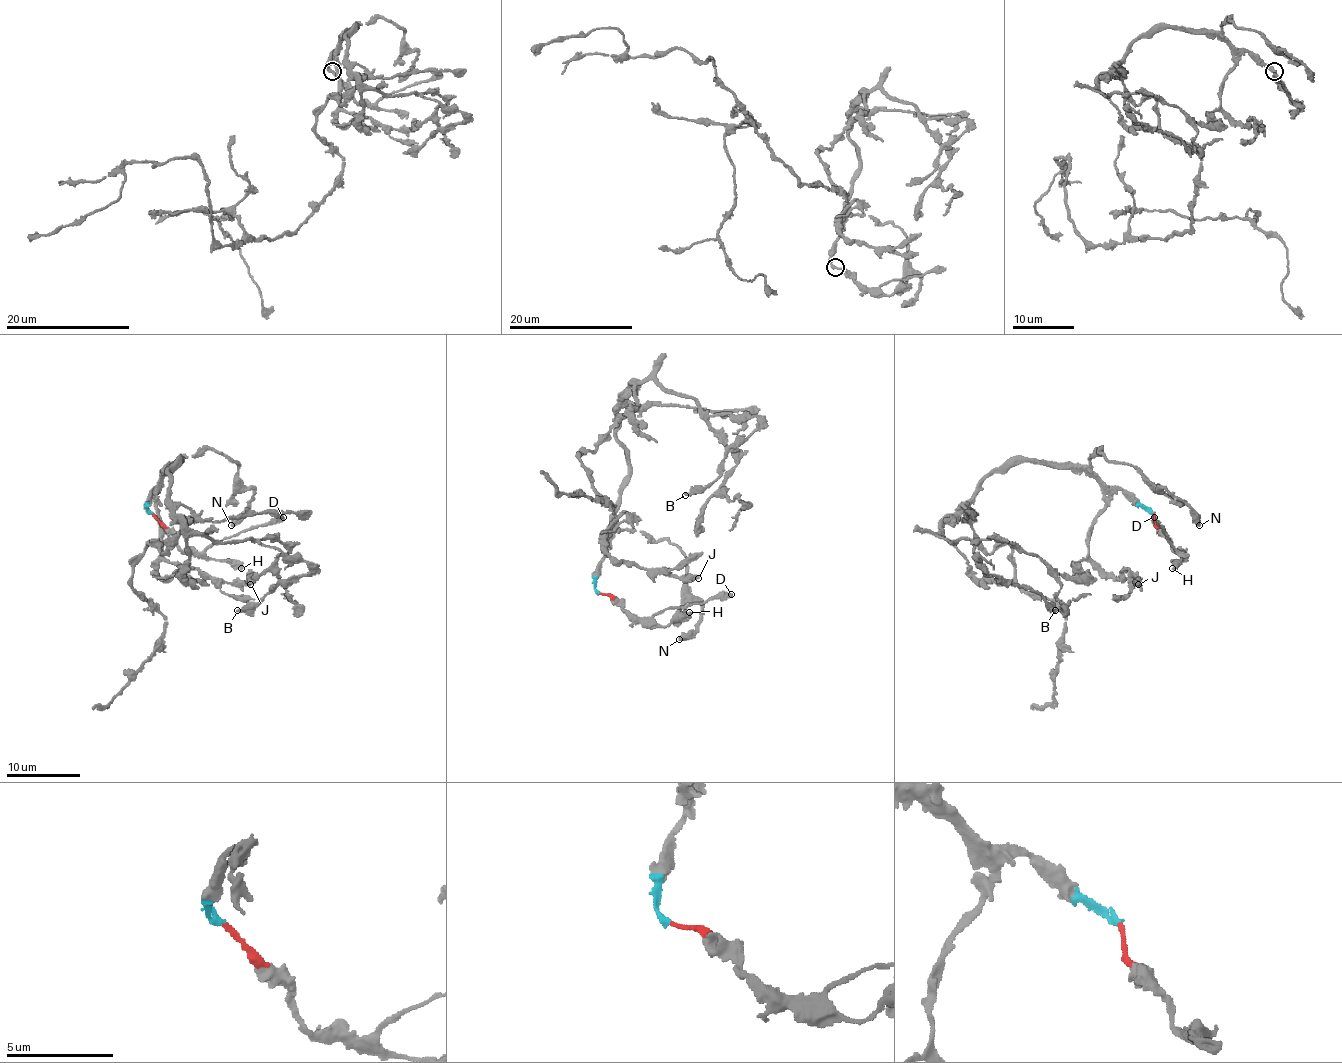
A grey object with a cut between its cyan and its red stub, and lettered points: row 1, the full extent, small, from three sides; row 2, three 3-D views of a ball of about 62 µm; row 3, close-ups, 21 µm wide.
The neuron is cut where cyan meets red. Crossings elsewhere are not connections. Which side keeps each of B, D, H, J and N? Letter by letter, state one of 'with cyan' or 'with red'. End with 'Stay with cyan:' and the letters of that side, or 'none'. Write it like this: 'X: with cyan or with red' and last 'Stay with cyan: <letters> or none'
B: with cyan
D: with red
H: with red
J: with cyan
N: with cyan
Stay with cyan: B, J, N

